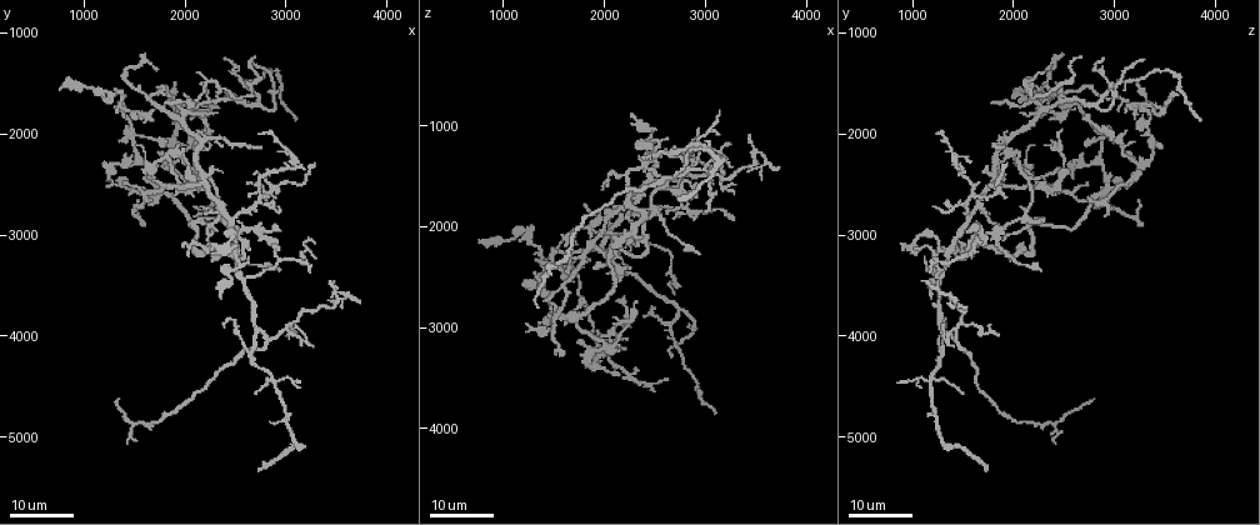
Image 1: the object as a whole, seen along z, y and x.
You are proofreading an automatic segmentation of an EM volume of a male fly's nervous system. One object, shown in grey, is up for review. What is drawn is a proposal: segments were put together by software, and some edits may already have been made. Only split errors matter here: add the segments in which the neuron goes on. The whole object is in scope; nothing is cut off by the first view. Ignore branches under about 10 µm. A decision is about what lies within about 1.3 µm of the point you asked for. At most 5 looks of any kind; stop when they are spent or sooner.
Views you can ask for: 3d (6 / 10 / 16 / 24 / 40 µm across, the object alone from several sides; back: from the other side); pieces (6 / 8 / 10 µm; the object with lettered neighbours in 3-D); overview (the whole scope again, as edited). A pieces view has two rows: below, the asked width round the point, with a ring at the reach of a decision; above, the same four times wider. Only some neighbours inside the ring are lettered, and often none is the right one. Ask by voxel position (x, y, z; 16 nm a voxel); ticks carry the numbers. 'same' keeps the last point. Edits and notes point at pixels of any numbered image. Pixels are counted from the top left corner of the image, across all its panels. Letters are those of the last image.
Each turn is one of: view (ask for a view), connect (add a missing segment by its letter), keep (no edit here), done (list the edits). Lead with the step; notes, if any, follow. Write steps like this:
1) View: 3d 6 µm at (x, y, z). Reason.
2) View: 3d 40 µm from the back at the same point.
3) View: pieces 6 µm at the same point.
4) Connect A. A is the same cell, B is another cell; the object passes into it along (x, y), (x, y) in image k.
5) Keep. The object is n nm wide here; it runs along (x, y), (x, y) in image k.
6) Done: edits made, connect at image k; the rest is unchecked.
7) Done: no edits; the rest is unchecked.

View: 3d 24 µm at (1620, 2360, 2460). Thick end.

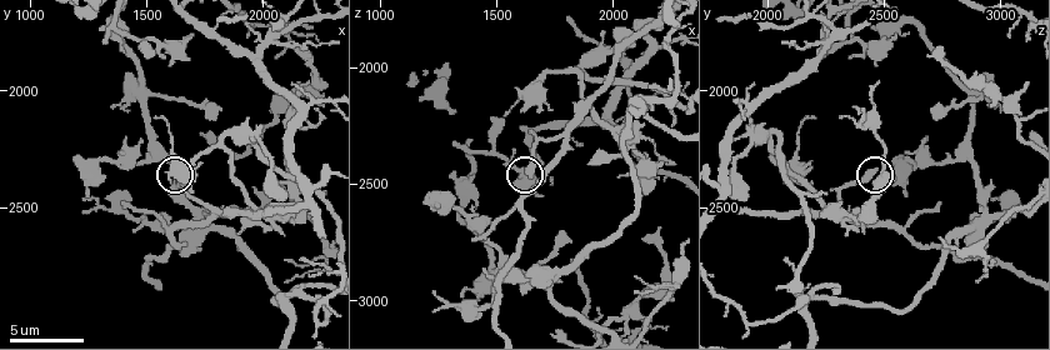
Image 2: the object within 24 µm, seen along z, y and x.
View: 3d 6 µm at (1650, 2350, 2460). Zoom in.

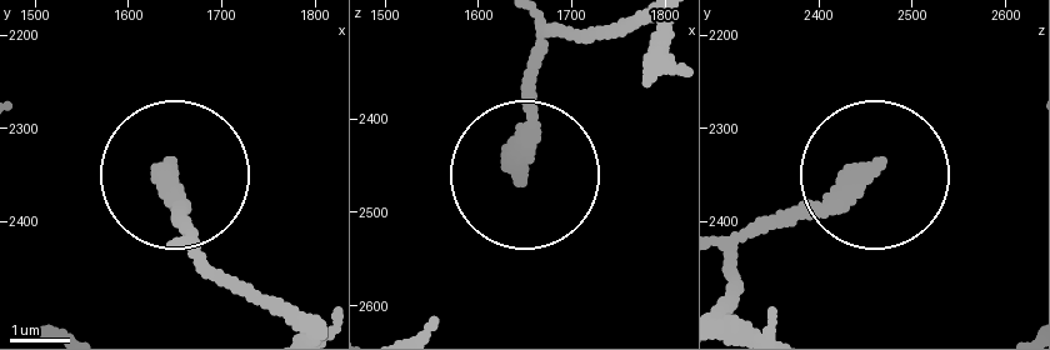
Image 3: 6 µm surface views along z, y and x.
View: pieces 10 µm at (1640, 2345, 2455). What lies round it.

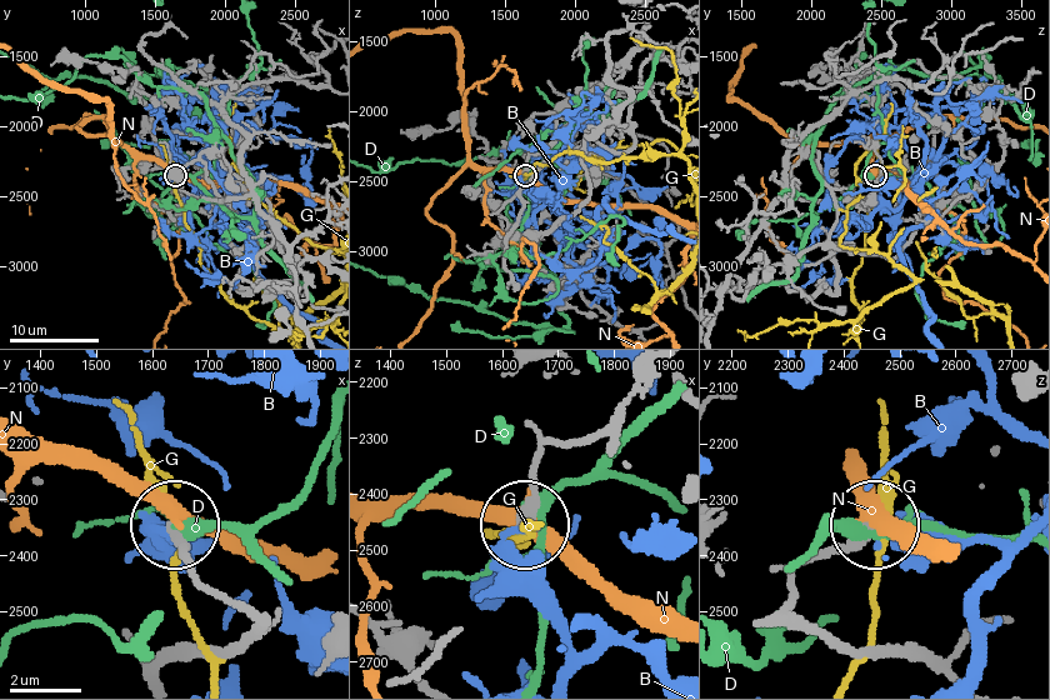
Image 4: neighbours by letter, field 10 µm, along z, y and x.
Keep. B, D, G and N are other cells; it runs along (228, 594), (183, 555), (176, 531) in image 4; no lettered segment goes on from it.

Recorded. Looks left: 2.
View: 3d 6 µm at (1400, 2480, 2740). An open end.

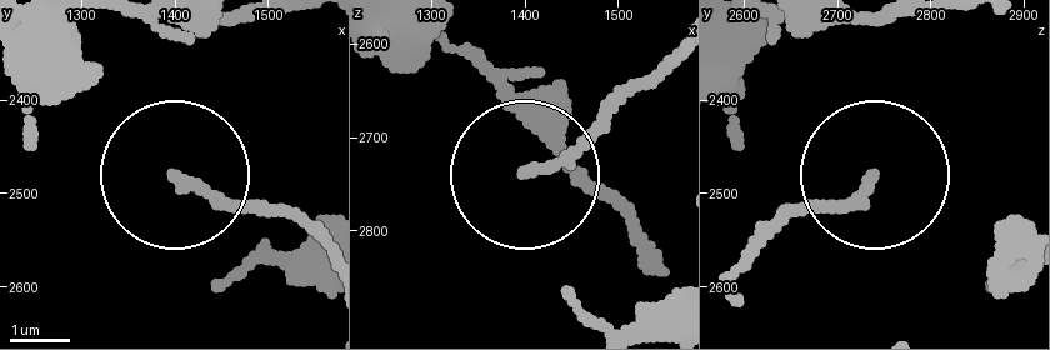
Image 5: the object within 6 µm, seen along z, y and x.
View: pieces 10 µm at (1405, 2490, 2735).

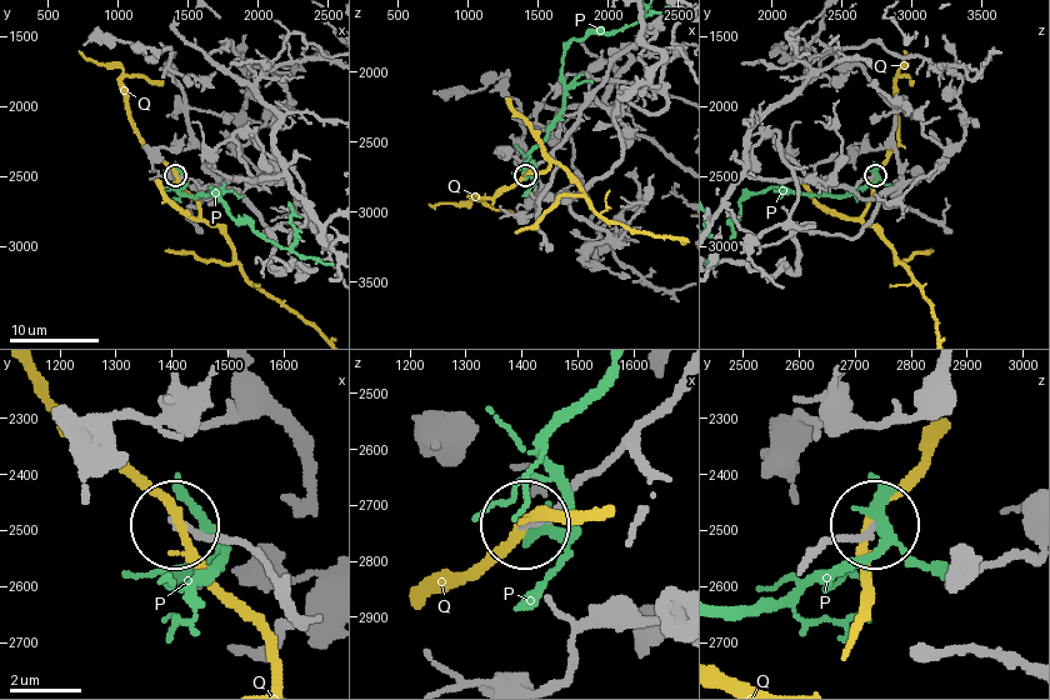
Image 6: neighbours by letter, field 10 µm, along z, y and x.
Keep. P and Q are other cells; it runs along (274, 175), (203, 186), (174, 175) in image 6; none of them fits.

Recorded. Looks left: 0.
Done: no edits; the rest is unchecked.

